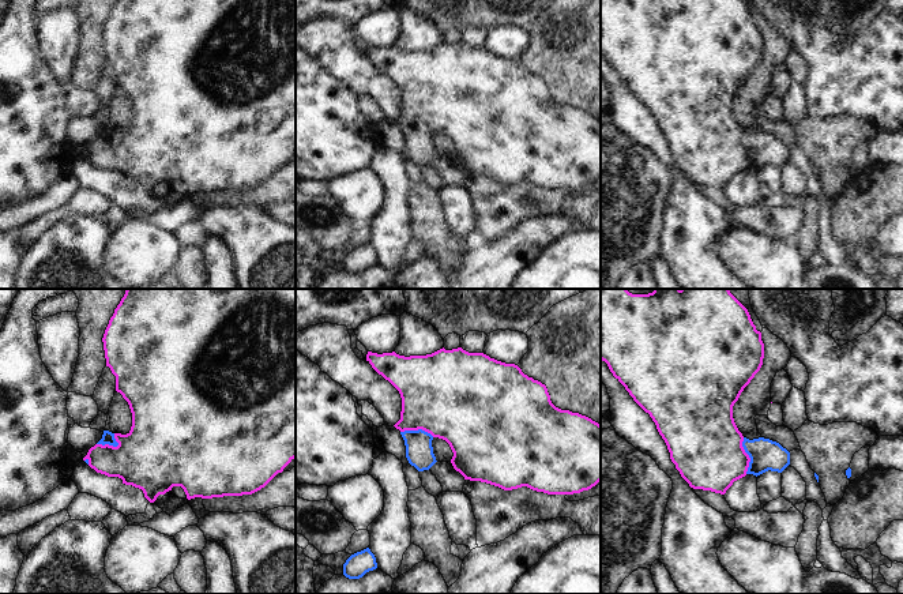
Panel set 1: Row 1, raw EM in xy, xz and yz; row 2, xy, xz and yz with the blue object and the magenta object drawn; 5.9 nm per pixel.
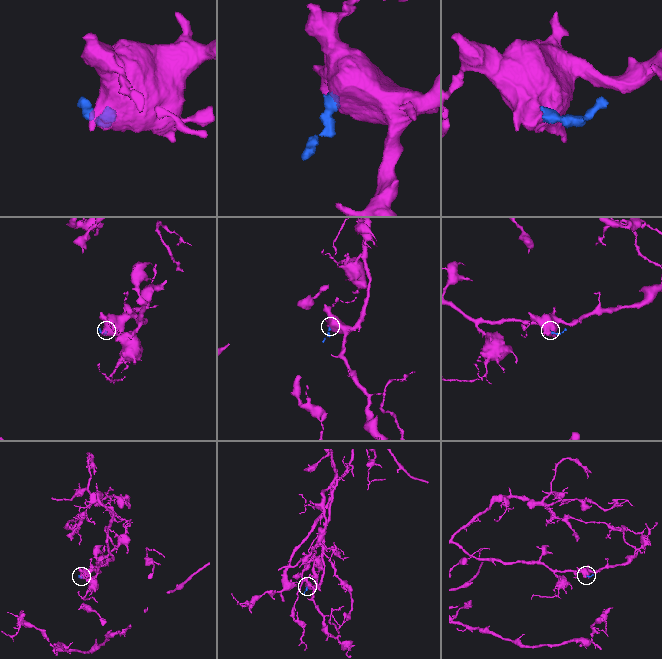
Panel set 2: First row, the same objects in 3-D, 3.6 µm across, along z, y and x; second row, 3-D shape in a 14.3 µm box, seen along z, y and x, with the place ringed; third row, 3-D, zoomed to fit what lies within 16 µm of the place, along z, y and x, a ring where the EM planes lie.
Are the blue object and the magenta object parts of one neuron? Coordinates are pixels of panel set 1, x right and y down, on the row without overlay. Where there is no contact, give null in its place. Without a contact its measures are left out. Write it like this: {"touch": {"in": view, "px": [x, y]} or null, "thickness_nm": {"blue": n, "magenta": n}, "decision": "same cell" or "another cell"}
{"touch": {"in": "yz", "px": [748, 149]}, "thickness_nm": {"blue": 180, "magenta": 420}, "decision": "same cell"}

